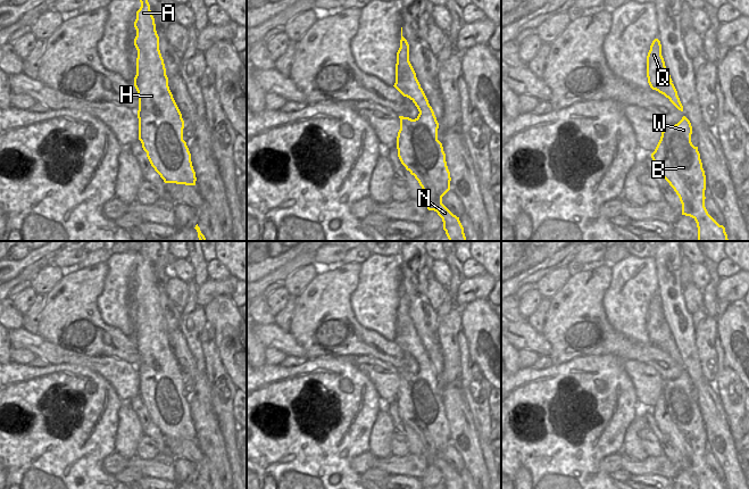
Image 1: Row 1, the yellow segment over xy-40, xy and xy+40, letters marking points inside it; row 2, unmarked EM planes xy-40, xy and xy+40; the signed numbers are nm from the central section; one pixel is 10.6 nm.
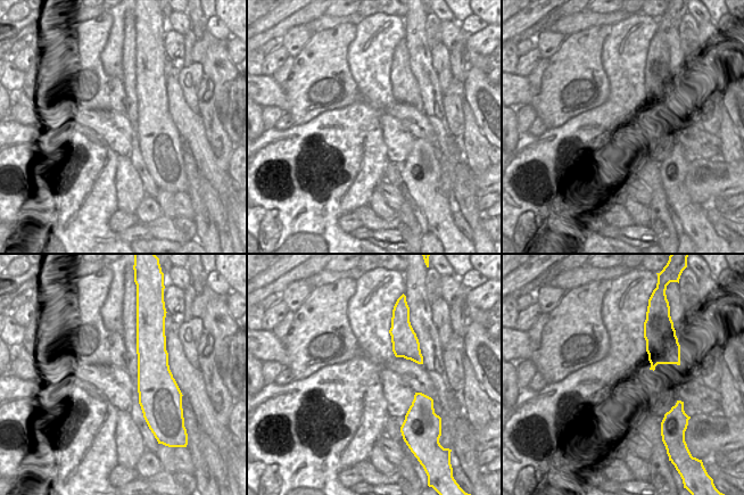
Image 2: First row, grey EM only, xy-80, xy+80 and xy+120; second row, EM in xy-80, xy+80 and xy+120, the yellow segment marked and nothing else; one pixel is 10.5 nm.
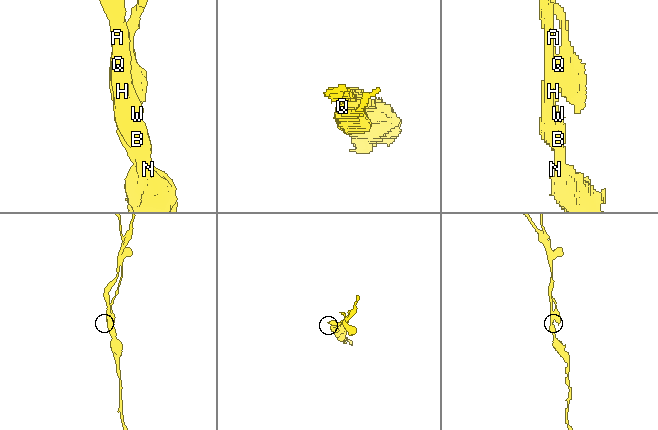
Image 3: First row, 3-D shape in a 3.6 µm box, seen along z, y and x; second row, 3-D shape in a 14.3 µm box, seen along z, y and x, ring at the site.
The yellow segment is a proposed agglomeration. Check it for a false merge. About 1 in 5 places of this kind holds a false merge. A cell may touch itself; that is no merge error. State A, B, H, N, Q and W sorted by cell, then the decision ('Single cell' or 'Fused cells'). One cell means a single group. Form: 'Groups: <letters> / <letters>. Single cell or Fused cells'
Groups: A B H N W / Q. Fused cells.

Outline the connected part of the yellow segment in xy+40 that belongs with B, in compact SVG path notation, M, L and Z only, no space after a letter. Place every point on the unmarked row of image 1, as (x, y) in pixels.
M685 371L675 380L665 380L651 413L679 450L682 470L696 475L698 489L726 489L705 462L706 430L691 389L692 381Z

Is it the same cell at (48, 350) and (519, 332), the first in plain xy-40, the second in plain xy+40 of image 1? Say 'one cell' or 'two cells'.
one cell

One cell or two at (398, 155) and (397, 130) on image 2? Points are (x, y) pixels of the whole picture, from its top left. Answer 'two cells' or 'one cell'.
one cell

